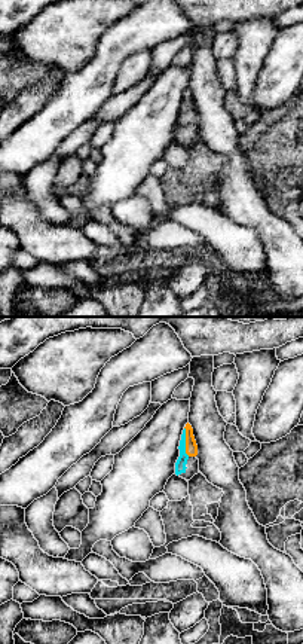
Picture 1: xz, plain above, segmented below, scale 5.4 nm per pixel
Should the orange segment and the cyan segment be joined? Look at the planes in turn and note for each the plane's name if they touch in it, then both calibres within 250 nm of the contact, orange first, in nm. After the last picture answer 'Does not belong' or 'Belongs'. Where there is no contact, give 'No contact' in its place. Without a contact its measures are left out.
Touches orange in xz. Thickness 60 nm (orange) against 60 nm

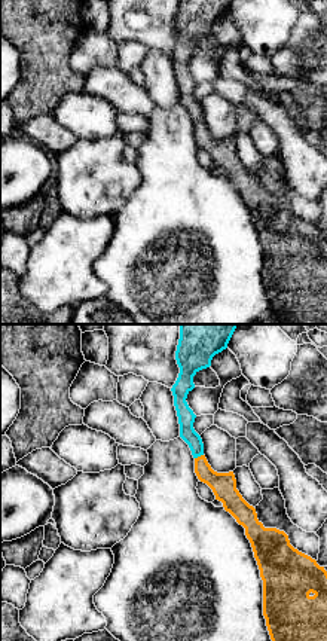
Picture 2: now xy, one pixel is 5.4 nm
Touches orange in xy. Thickness 140 nm (orange) against 90 nm

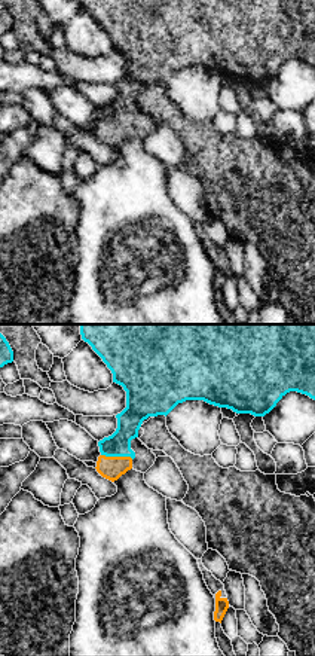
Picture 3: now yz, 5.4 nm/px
Touches orange in yz. Thickness 130 nm (orange) against 140 nm

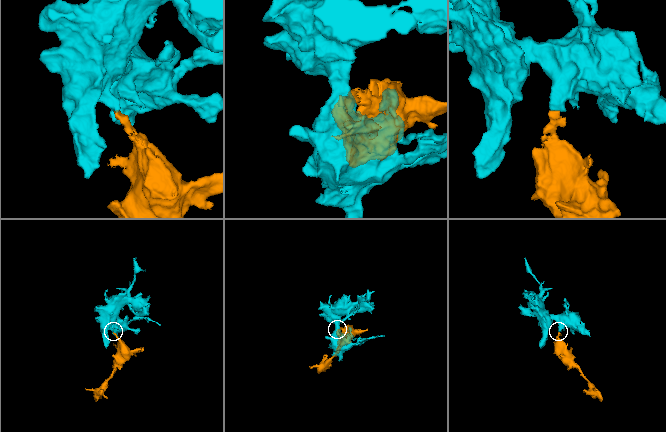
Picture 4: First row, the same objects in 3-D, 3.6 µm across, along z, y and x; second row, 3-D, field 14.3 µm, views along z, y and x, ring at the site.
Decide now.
Belongs

